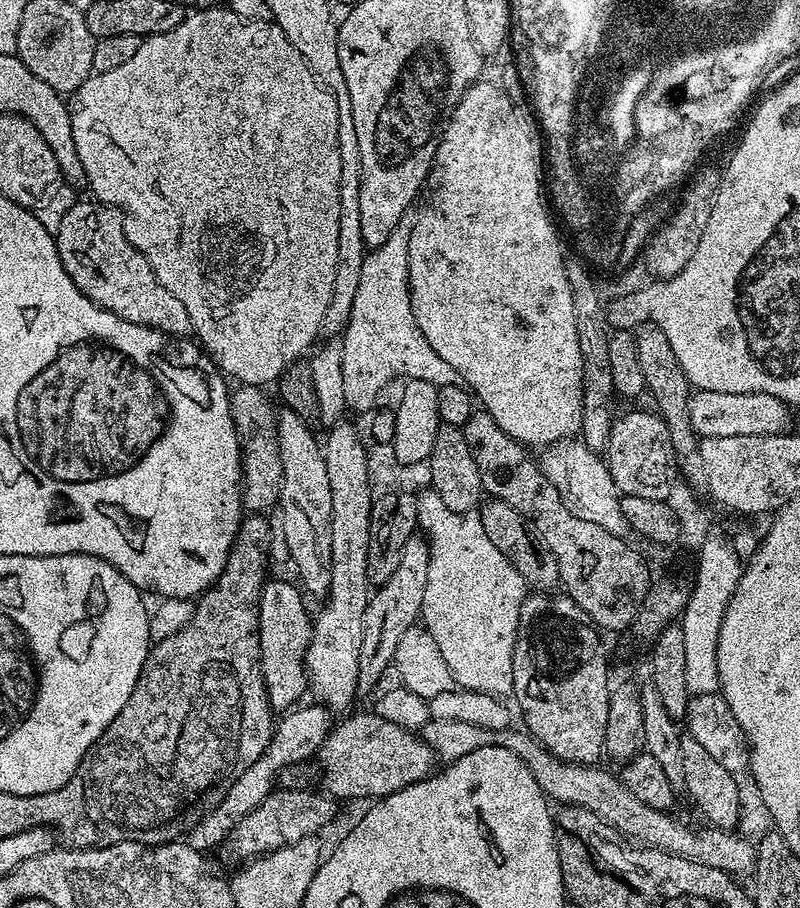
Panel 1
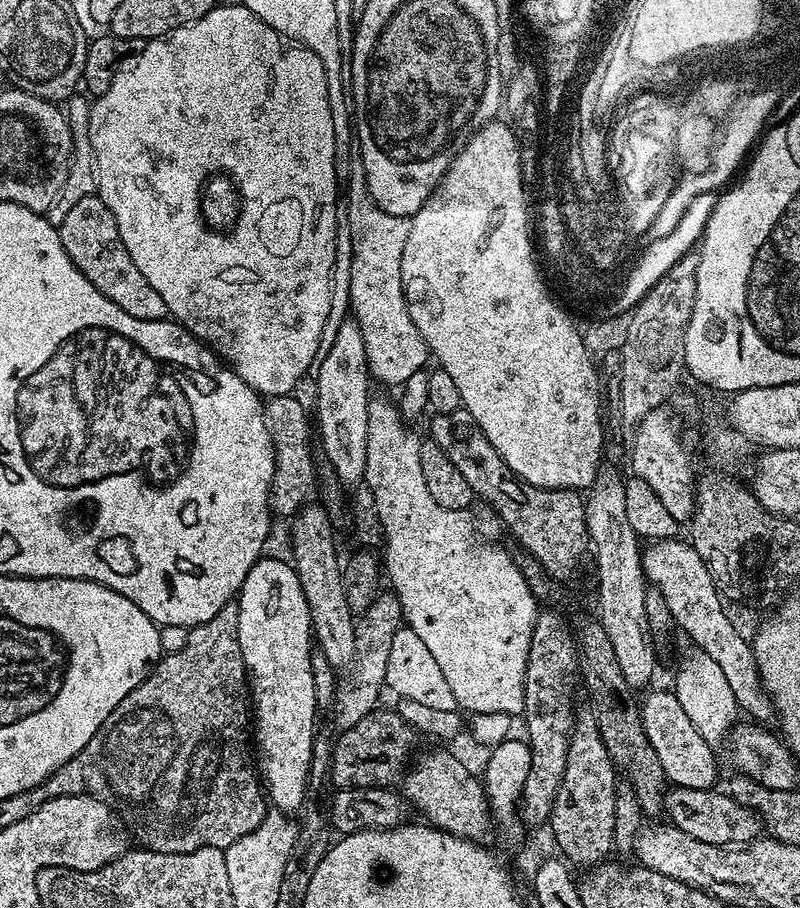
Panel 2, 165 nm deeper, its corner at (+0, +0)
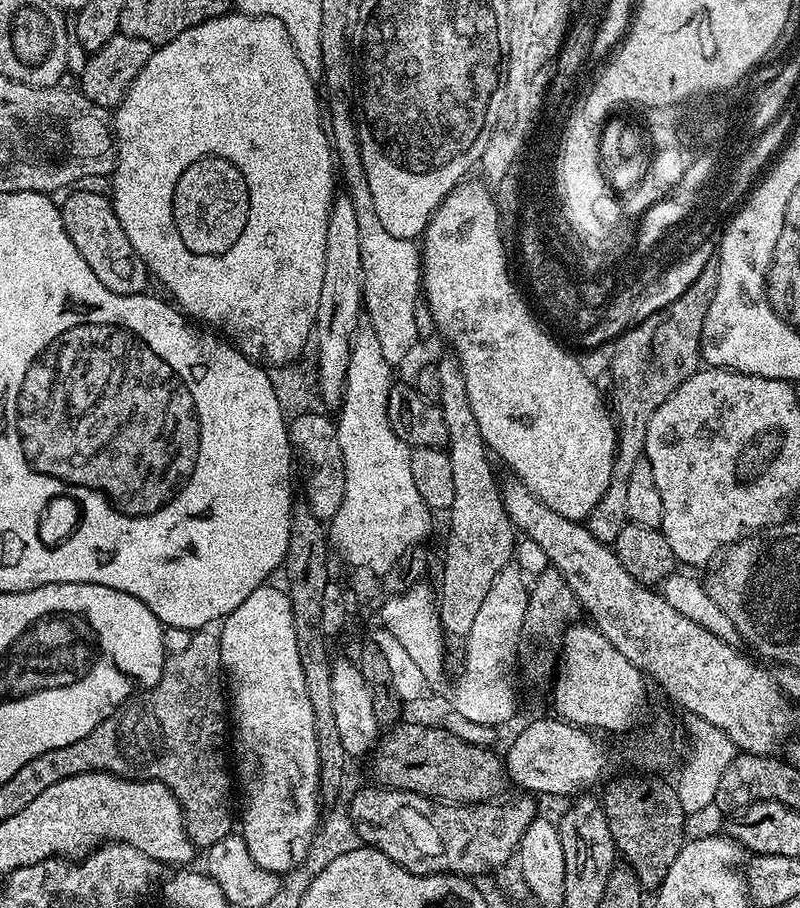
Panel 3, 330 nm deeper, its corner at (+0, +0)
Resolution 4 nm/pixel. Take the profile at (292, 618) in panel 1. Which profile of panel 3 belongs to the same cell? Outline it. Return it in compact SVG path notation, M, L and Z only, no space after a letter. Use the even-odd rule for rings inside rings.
M271 583L263 584L238 610L234 610L229 616L224 617L218 628L220 638L220 653L222 662L220 667L226 677L226 688L230 693L230 720L234 725L234 740L236 736L236 752L240 755L240 765L235 765L234 776L238 781L238 792L244 795L244 829L242 835L246 842L246 850L250 850L250 858L262 866L262 870L270 870L277 874L285 874L292 864L300 860L300 857L310 846L316 836L318 825L322 820L322 797L320 795L320 763L318 762L318 742L314 734L314 706L310 706L310 694L306 694L306 674L302 674L302 662L298 662L298 638L294 634L294 610L290 606L290 598L283 587L272 588Z

